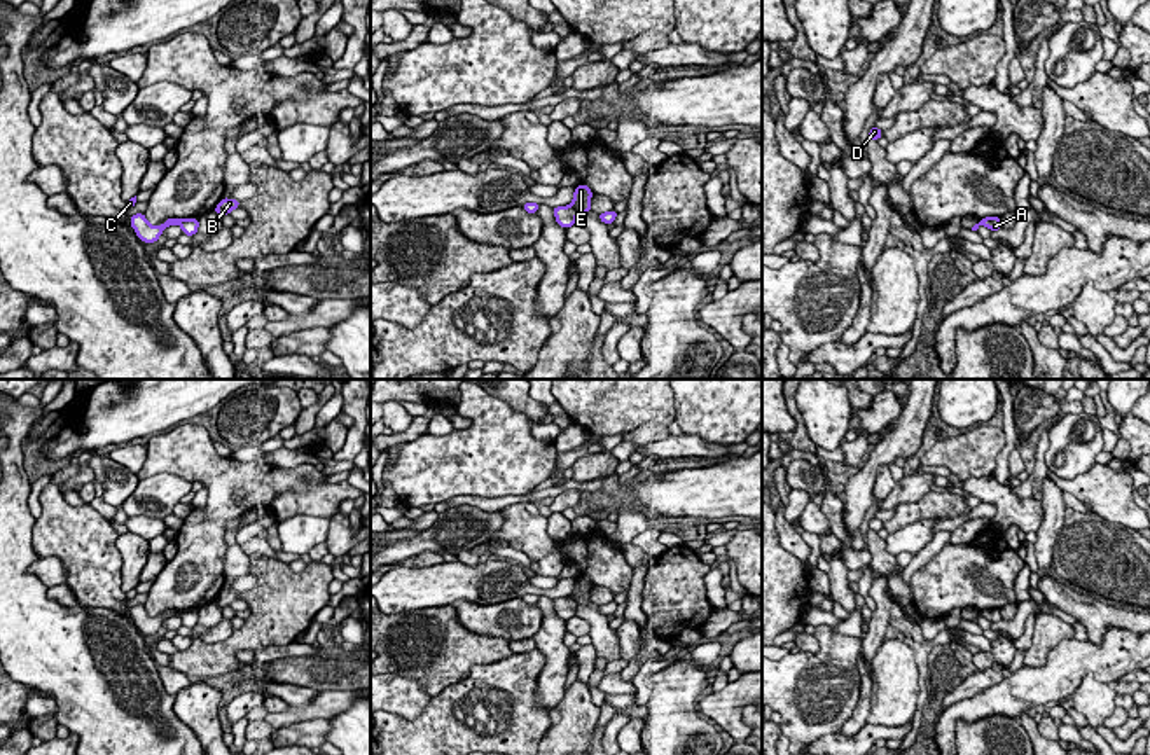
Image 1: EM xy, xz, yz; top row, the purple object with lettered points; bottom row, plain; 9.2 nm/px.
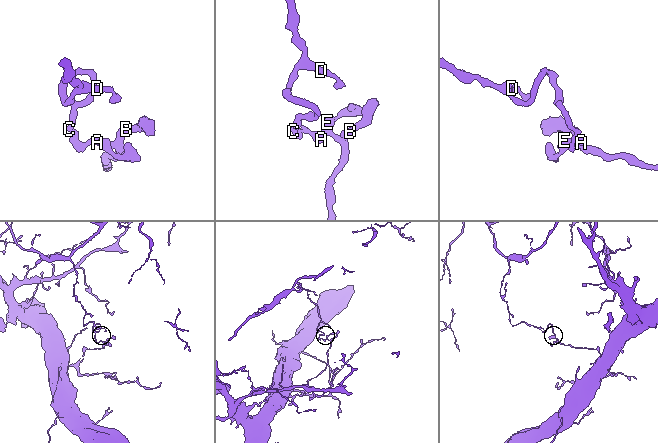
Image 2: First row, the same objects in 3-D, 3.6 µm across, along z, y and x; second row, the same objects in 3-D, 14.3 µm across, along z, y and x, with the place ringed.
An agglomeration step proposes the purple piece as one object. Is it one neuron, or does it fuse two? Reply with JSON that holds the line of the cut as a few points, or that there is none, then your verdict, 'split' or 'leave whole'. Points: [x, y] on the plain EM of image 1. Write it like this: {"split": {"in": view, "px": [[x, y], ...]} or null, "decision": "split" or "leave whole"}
{"split": {"in": "xz", "px": [[570, 596], [577, 605]]}, "decision": "split"}

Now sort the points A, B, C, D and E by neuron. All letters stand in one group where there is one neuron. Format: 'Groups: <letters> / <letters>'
Groups: A C D / B E

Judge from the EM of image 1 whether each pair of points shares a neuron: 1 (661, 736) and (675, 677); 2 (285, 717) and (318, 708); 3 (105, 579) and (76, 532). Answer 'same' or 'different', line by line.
1: same
2: same
3: same

